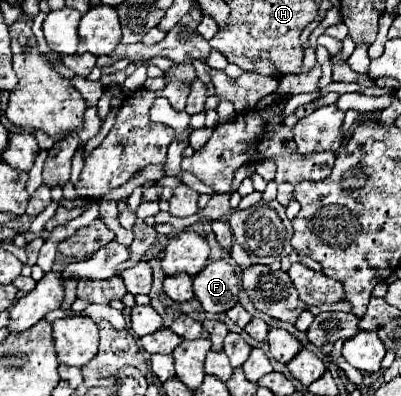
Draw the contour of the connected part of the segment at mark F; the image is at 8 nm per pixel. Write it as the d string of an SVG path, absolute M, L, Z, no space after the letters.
M225 260L211 262L193 278L193 290L205 312L225 312L233 308L237 304L235 268Z

